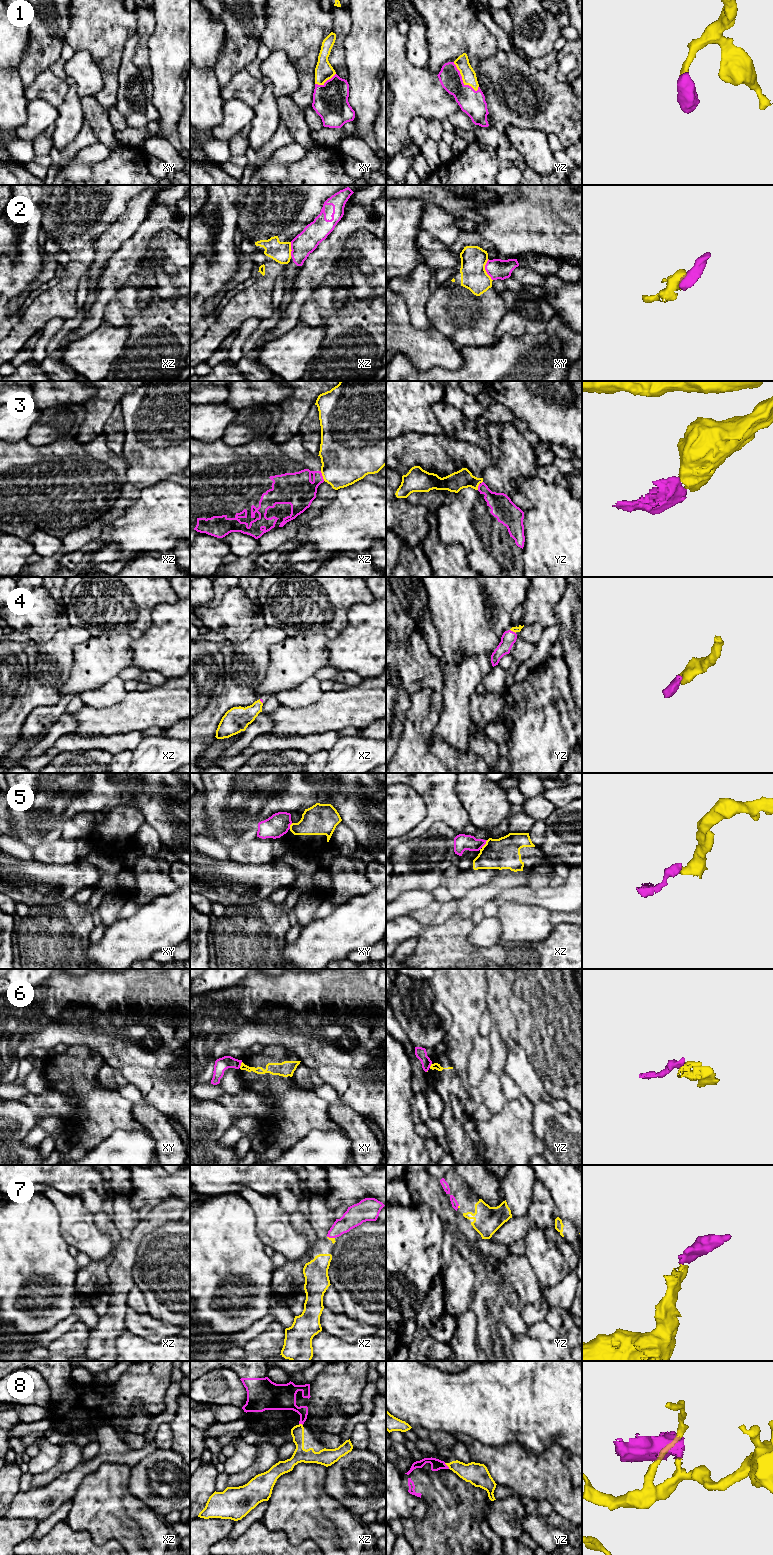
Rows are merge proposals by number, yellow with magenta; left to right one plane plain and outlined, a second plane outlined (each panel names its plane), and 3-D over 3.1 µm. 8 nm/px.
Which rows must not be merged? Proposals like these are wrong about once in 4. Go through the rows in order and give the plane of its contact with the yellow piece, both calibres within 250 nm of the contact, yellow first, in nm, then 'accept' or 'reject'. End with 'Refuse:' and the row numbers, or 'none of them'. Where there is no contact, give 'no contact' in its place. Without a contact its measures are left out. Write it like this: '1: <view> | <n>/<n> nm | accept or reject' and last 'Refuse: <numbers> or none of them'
1: yz | 110/200 nm | accept
2: xy | 220/160 nm | reject
3: xz | 420/260 nm | reject
4: yz | 50/120 nm | accept
5: xz | 260/140 nm | reject
6: xy | 90/110 nm | reject
7: xz | 30/160 nm | accept
8: yz | 170/90 nm | reject
Refuse: 2, 3, 5, 6, 8

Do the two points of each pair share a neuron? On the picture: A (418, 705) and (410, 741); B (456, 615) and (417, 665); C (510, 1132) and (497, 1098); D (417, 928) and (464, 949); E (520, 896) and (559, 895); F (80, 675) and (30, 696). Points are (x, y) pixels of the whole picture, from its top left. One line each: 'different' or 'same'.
A: same
B: different
C: different
D: different
E: same
F: different

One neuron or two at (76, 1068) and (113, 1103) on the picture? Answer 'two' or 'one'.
one

